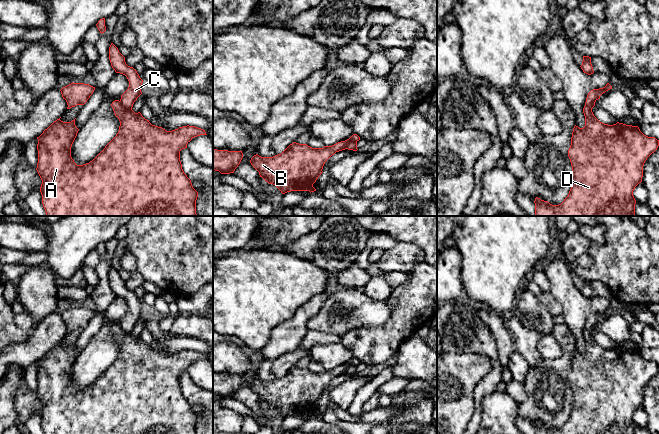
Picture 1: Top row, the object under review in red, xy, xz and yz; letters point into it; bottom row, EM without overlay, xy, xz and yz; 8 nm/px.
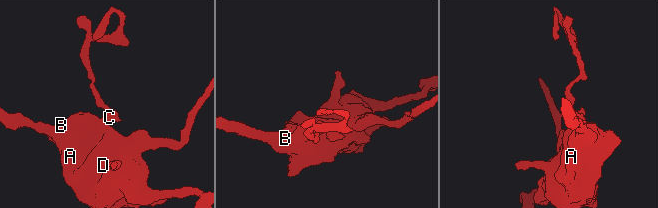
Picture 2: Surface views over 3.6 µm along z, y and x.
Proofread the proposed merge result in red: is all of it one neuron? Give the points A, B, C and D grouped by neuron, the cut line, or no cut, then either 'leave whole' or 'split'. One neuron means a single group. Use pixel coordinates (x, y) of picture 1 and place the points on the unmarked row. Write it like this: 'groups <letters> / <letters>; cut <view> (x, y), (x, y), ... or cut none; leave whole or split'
groups A B D / C; cut xz (356, 365), (350, 365), (345, 372); split

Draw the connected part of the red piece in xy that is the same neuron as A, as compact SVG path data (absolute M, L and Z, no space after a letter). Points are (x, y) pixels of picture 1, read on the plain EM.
M119 324L111 328L115 340L120 345L119 355L116 360L105 370L105 372L89 387L77 389L71 381L71 371L77 360L79 353L75 349L75 343L71 346L63 346L59 343L54 345L43 357L37 361L38 368L38 387L37 396L42 404L40 416L42 419L42 428L45 434L196 434L196 424L198 416L193 412L191 404L182 393L180 385L180 375L187 372L187 368L200 359L207 359L205 354L195 350L183 350L172 355L166 355L162 351L152 349L145 343L140 336L135 337L132 332L124 331Z

